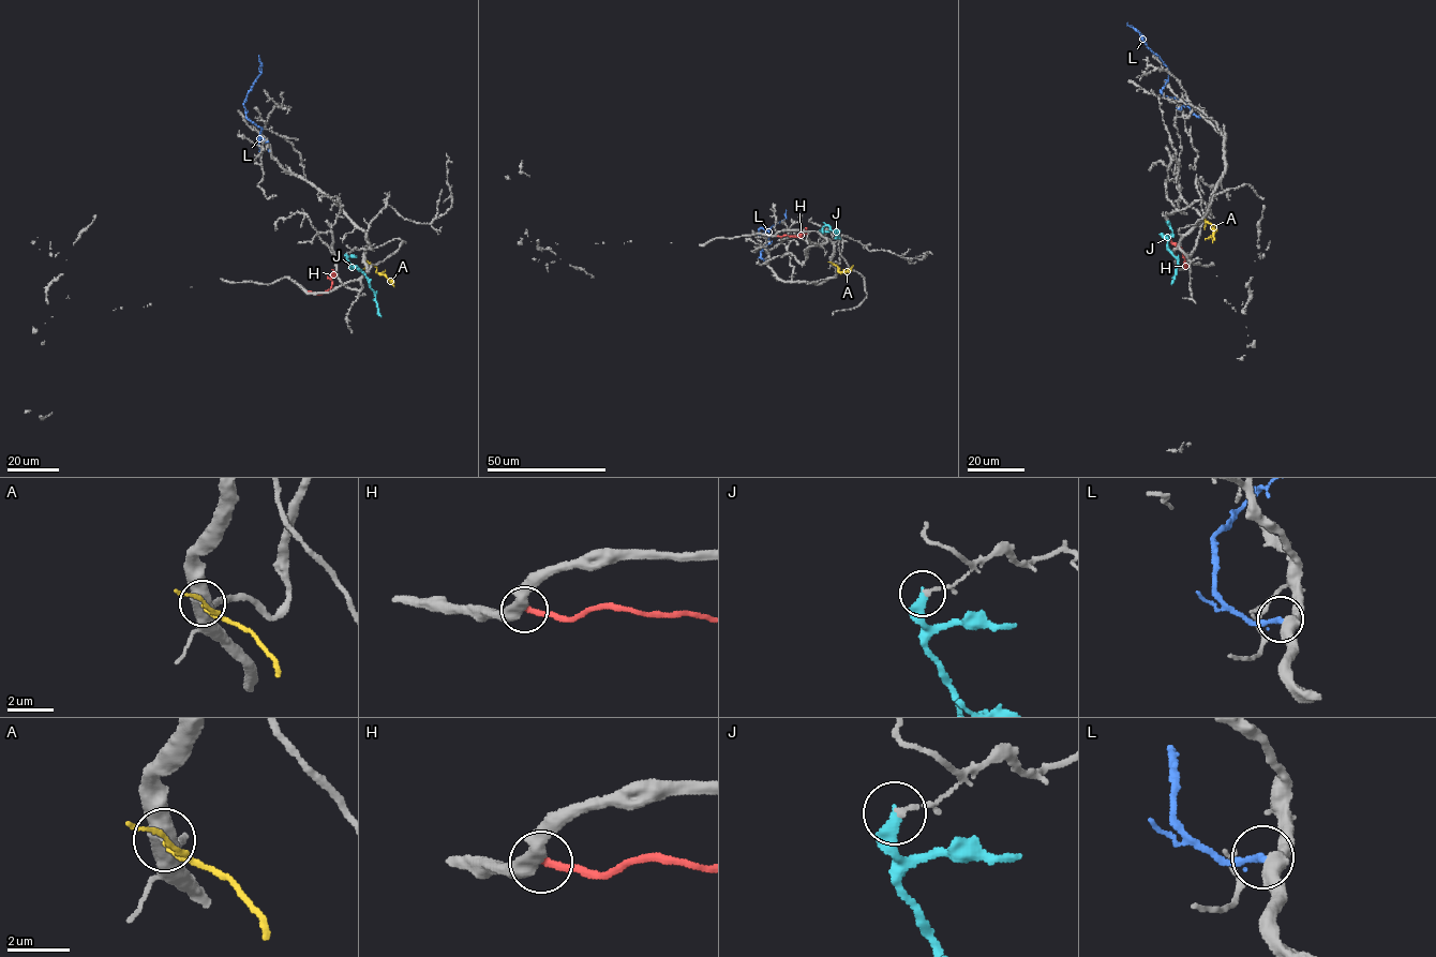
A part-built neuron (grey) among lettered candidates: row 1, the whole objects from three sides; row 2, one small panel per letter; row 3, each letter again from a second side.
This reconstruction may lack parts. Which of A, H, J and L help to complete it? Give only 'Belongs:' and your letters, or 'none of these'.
Belongs: A

